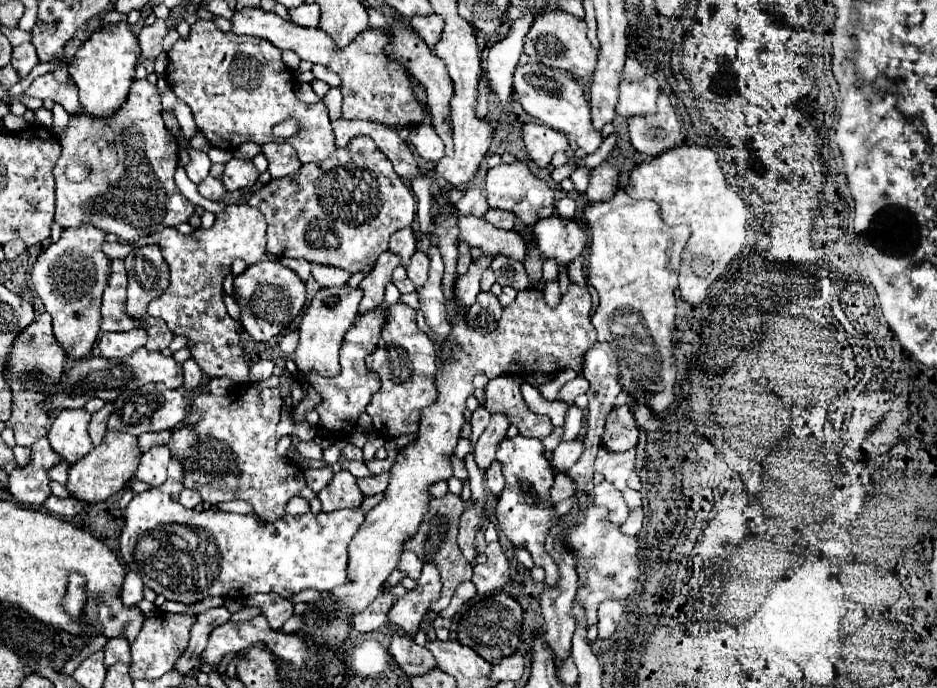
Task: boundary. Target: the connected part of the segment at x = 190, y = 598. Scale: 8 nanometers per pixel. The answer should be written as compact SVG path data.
M174 457L168 464L166 483L134 495L124 511L124 525L120 533L120 553L126 567L140 575L146 587L164 595L168 601L192 605L206 597L250 597L256 593L278 593L290 597L304 589L332 591L346 583L348 553L346 547L354 533L360 529L364 515L360 509L342 509L332 513L304 513L298 517L284 515L282 519L266 525L256 525L254 515L238 515L224 511L192 511L182 507L178 495L182 491L182 467Z

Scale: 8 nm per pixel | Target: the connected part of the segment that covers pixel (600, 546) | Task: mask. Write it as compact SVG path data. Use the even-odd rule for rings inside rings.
M590 505L586 521L566 531L566 541L578 553L578 575L582 583L578 589L578 603L586 609L588 625L596 623L596 611L604 599L626 599L632 595L638 577L638 539L620 533L614 523L602 521L606 513L606 509Z

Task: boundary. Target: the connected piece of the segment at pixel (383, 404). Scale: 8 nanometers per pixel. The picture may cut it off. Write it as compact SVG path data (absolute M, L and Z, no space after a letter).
M404 303L386 307L386 323L378 339L378 347L366 357L370 371L378 373L382 387L374 393L366 411L372 417L374 429L384 437L400 437L404 433L416 433L422 407L428 407L438 397L434 387L436 375L436 351L432 341L416 325L416 311Z

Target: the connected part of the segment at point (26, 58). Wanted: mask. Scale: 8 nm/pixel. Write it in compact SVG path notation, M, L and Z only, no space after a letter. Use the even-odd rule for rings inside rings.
M24 43L24 45L18 45L12 49L12 65L16 67L20 79L28 77L36 63L38 63L38 55L36 55L36 49L32 43Z

